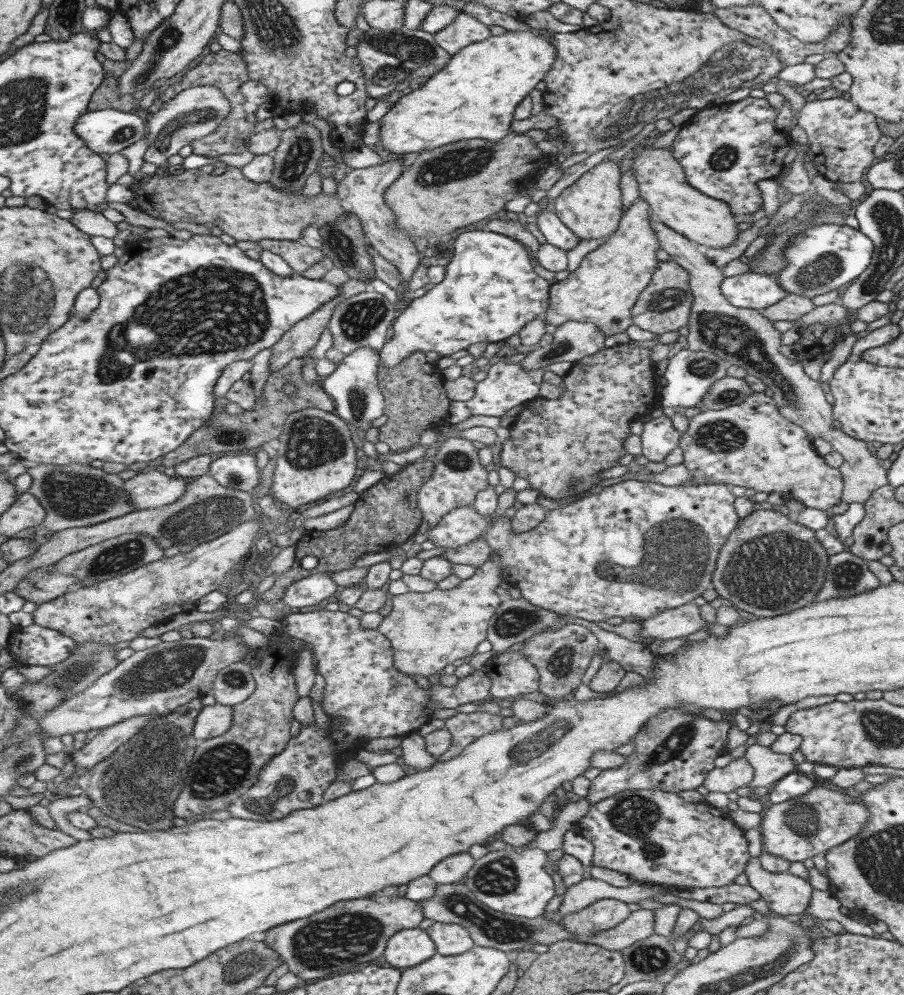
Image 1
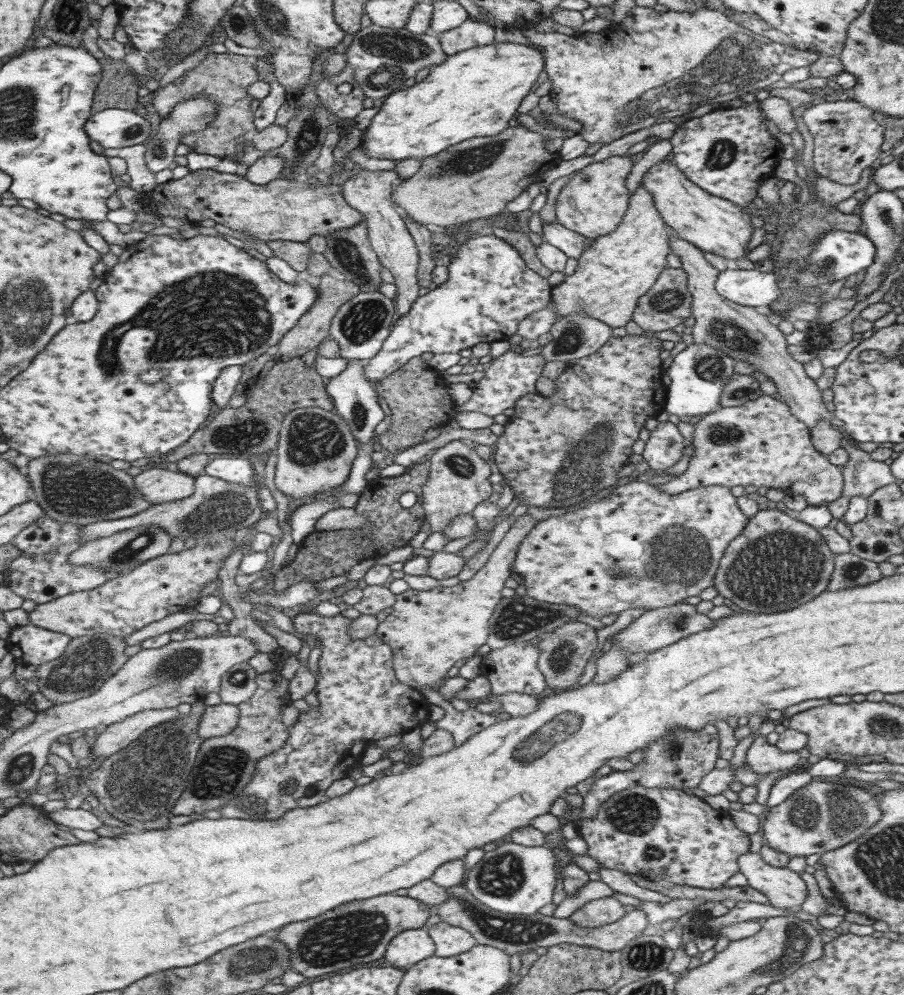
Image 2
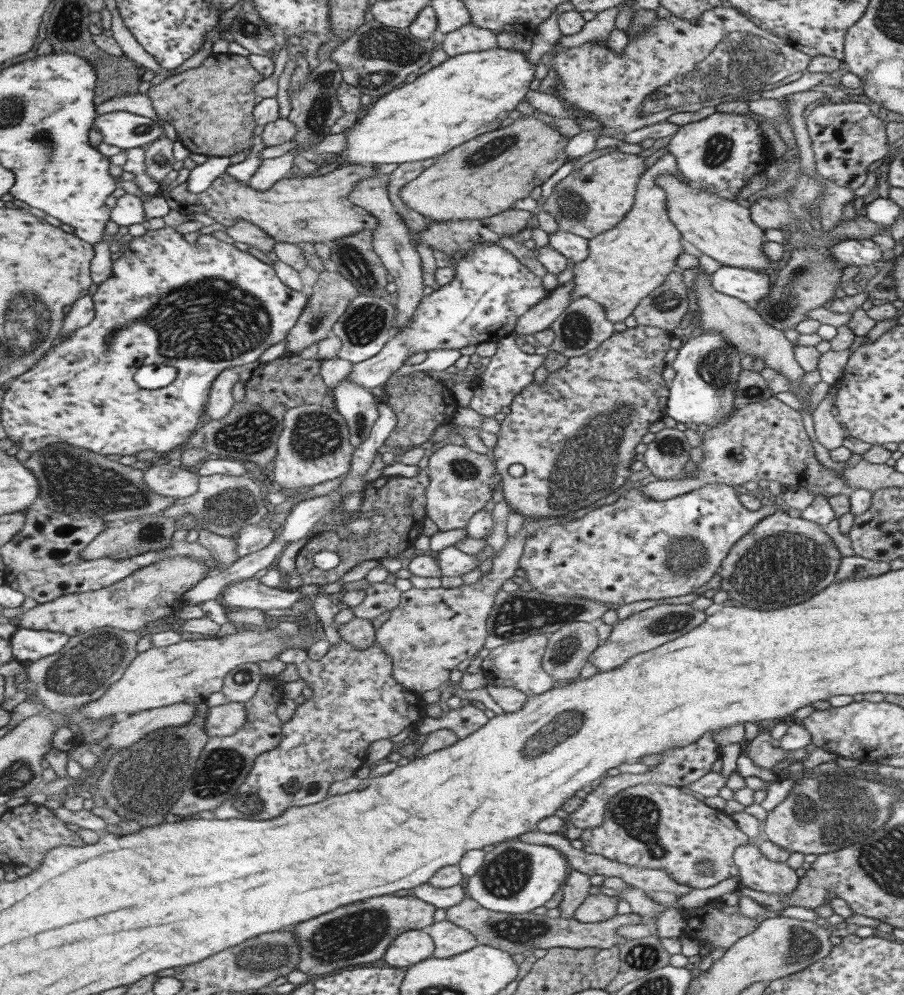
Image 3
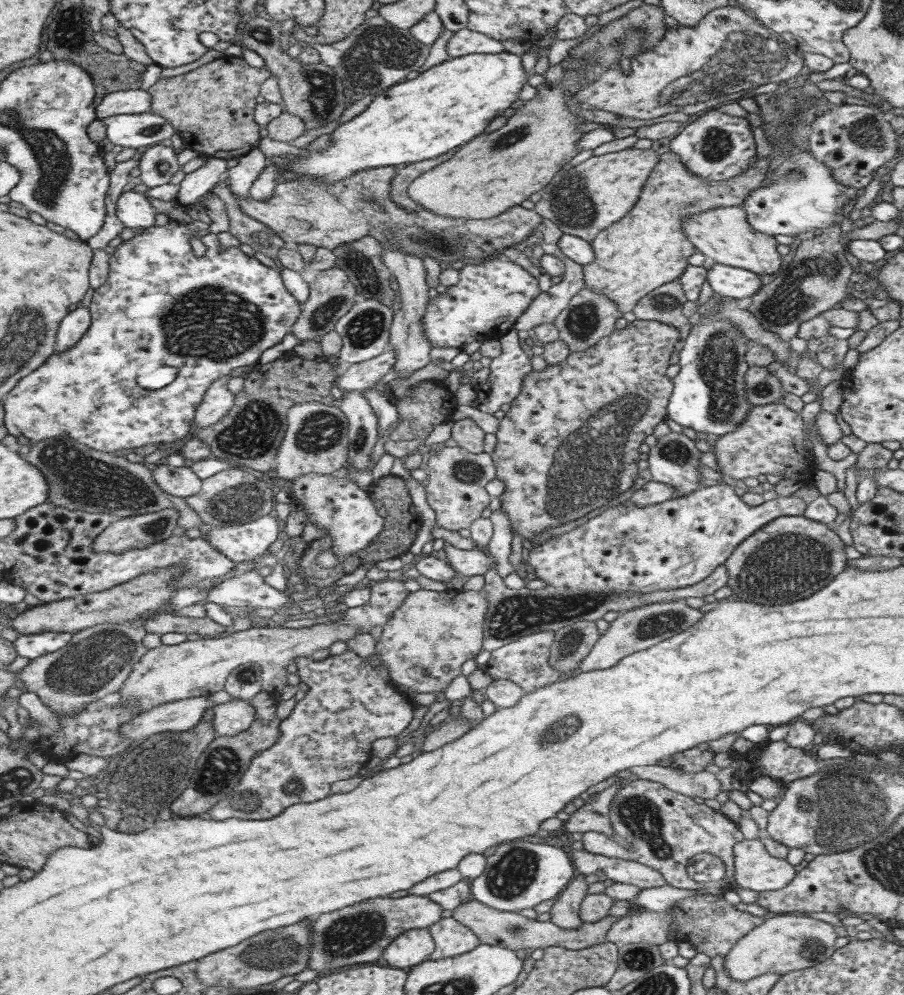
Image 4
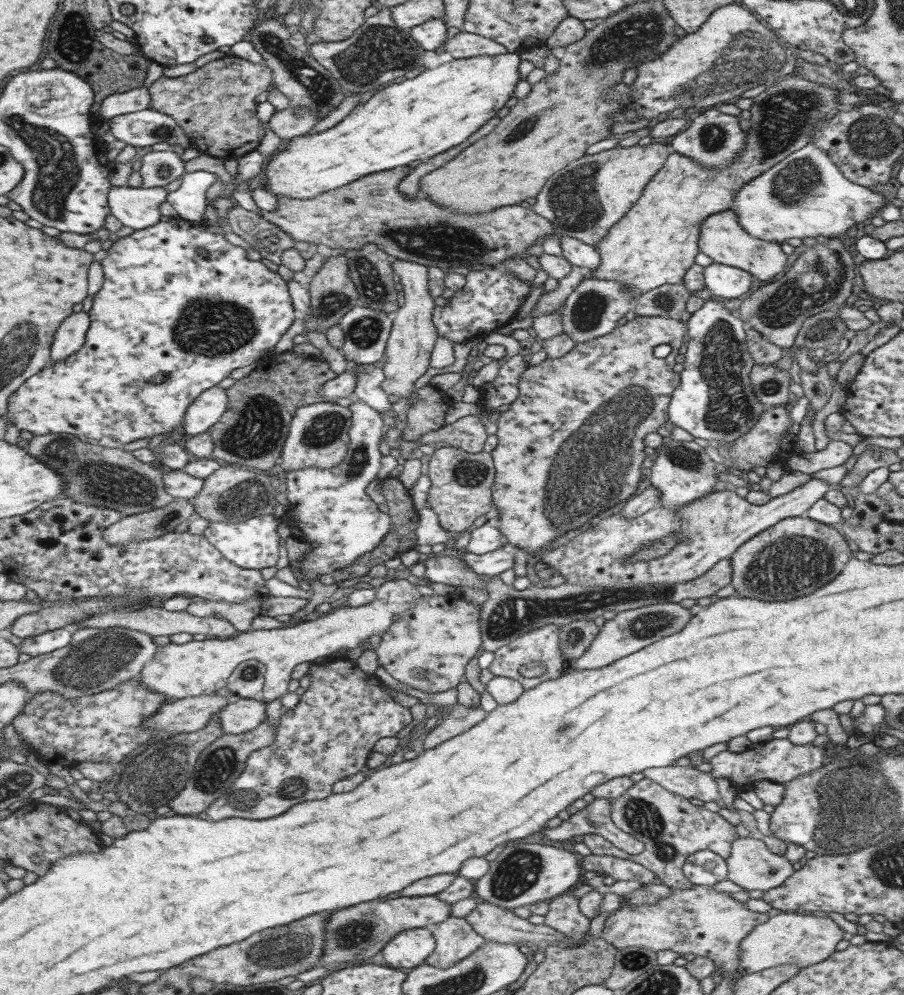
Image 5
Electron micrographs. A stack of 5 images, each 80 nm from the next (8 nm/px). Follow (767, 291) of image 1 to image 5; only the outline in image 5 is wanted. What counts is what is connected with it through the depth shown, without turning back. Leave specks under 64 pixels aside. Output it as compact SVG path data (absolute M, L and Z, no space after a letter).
M711 263L703 269L705 288L717 298L737 298L752 290L754 276L740 268Z

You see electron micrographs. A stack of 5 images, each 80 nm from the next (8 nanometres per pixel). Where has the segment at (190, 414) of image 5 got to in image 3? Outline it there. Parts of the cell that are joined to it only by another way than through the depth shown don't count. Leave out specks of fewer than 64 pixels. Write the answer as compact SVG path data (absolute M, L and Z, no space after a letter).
M237 368L224 370L213 384L209 405L205 407L205 422L221 420L233 410L236 401L233 398L233 388L239 382Z

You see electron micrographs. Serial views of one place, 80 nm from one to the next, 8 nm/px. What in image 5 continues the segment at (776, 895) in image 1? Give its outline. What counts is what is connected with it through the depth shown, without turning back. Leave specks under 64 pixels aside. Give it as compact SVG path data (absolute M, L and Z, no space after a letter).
M759 836L739 837L730 846L729 857L724 860L726 864L726 879L745 891L767 891L781 886L793 874L791 863L784 856L777 856L766 847Z

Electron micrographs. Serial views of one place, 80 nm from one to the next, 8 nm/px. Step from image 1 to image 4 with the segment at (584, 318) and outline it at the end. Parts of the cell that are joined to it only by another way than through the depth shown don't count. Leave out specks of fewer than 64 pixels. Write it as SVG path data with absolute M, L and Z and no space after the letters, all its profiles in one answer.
M667 151L659 154L658 161L652 171L649 172L649 176L647 176L647 180L645 180L645 184L643 184L631 210L616 223L597 233L591 240L593 260L589 264L584 264L580 270L584 287L604 294L616 304L616 308L620 310L621 314L631 312L639 299L644 298L654 288L677 279L688 265L686 263L687 258L691 256L691 250L694 246L687 240L683 228L681 228L681 221L687 215L708 208L740 205L753 189L761 185L761 181L766 176L767 168L769 168L768 164L769 159L754 156L748 168L741 175L737 175L729 181L709 183L709 181L701 181L699 177L695 177L692 172L689 172L674 152Z

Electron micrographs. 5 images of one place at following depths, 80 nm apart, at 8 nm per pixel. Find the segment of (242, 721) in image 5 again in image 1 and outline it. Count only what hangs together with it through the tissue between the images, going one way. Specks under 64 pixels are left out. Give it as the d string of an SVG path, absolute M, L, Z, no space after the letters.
M217 702L214 705L205 705L196 718L193 735L200 741L221 736L231 728L233 721L233 707Z

